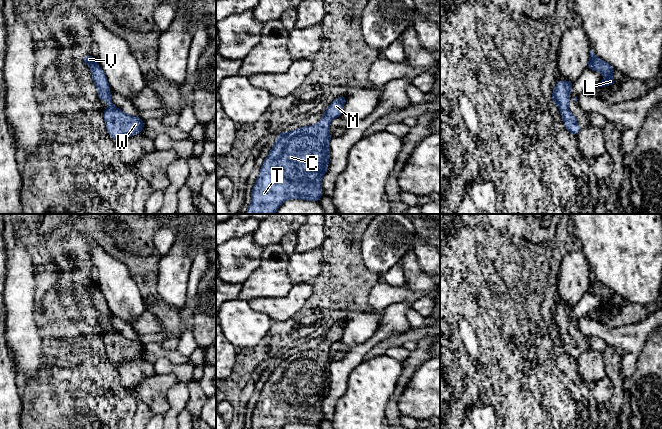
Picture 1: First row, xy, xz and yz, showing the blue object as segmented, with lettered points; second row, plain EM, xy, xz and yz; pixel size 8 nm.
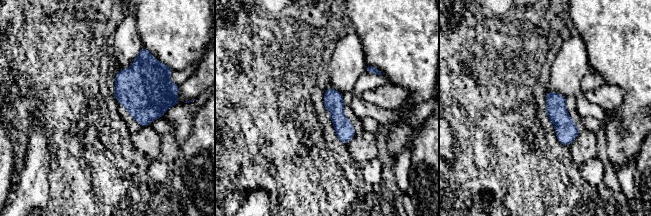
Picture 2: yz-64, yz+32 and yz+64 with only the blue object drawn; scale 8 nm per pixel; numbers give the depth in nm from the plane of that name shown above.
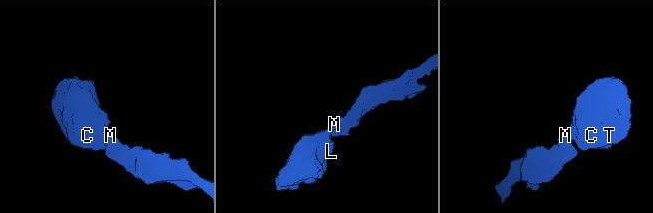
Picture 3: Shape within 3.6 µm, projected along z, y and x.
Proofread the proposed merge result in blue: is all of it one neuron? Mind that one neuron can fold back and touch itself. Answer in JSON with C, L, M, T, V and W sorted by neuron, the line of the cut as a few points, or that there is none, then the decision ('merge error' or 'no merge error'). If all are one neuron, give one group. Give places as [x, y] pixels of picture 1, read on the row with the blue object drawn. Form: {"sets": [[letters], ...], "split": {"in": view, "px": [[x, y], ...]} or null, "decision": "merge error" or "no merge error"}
{"sets": [["C", "L", "M", "T", "V", "W"]], "split": null, "decision": "no merge error"}

